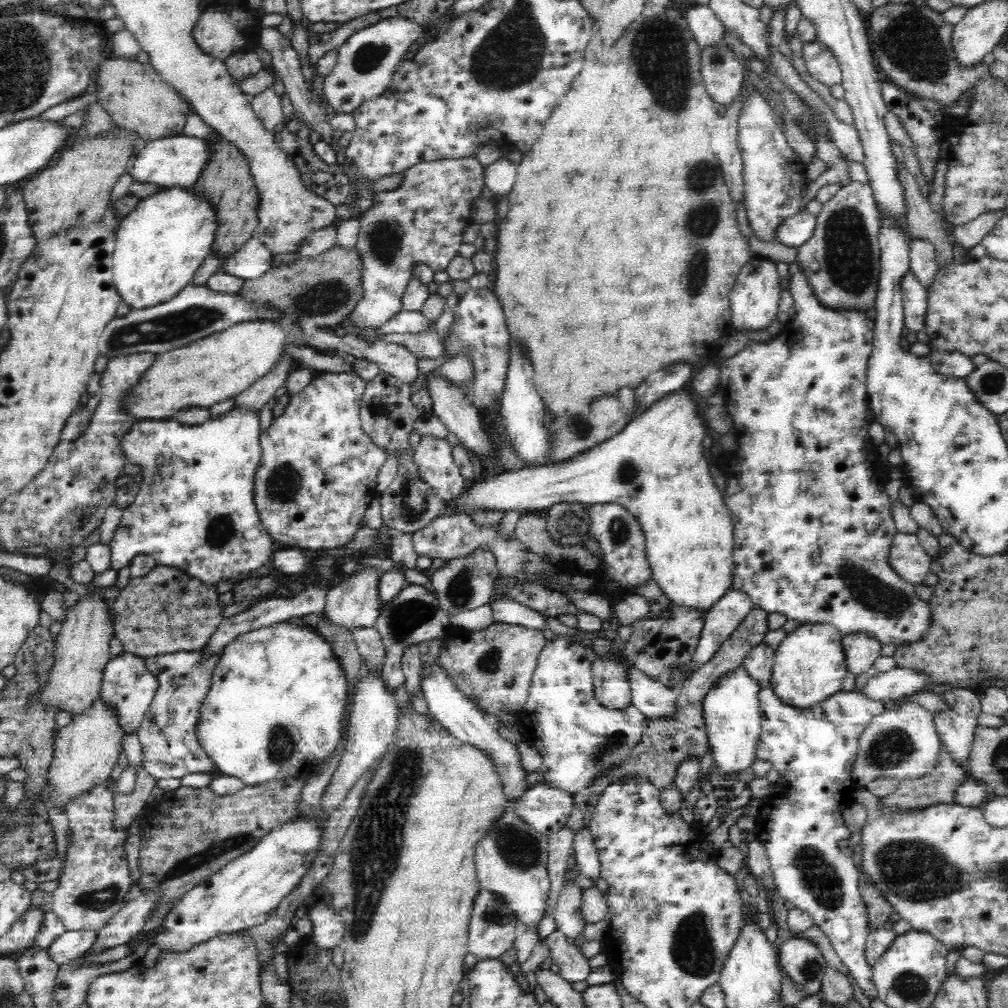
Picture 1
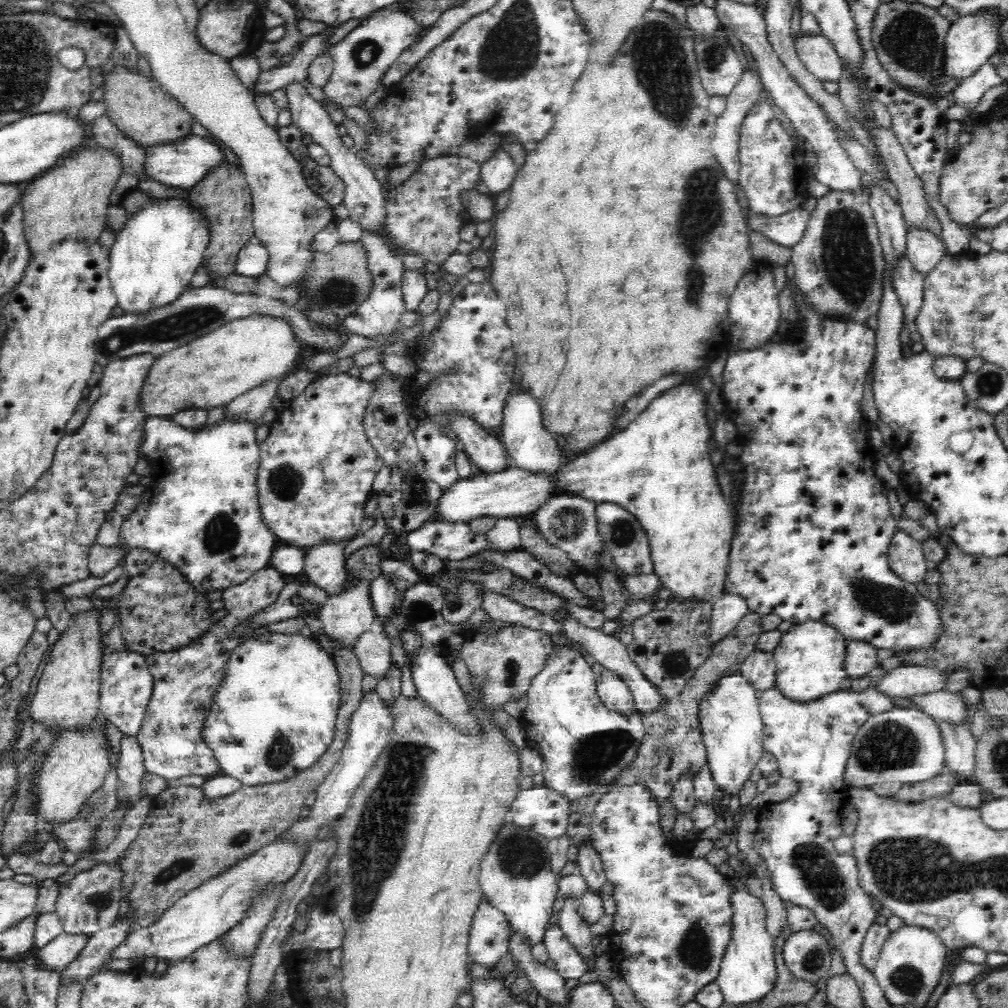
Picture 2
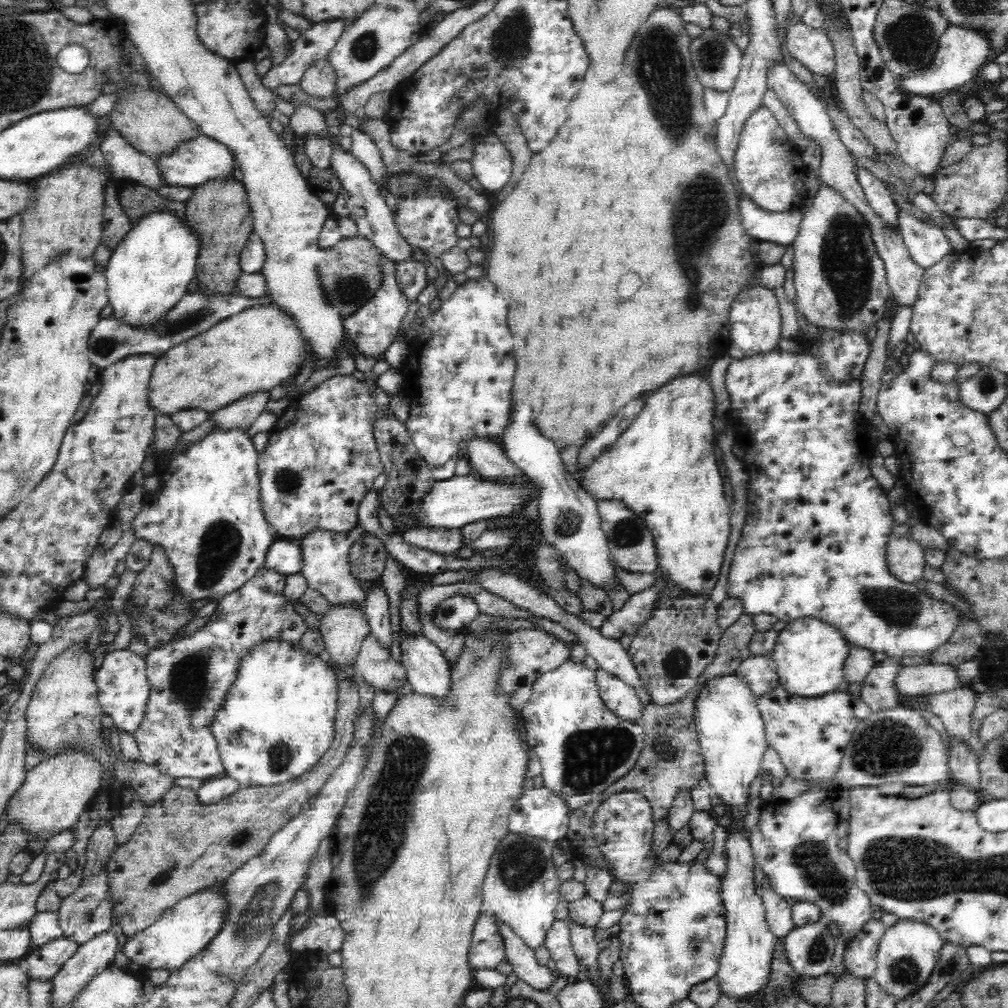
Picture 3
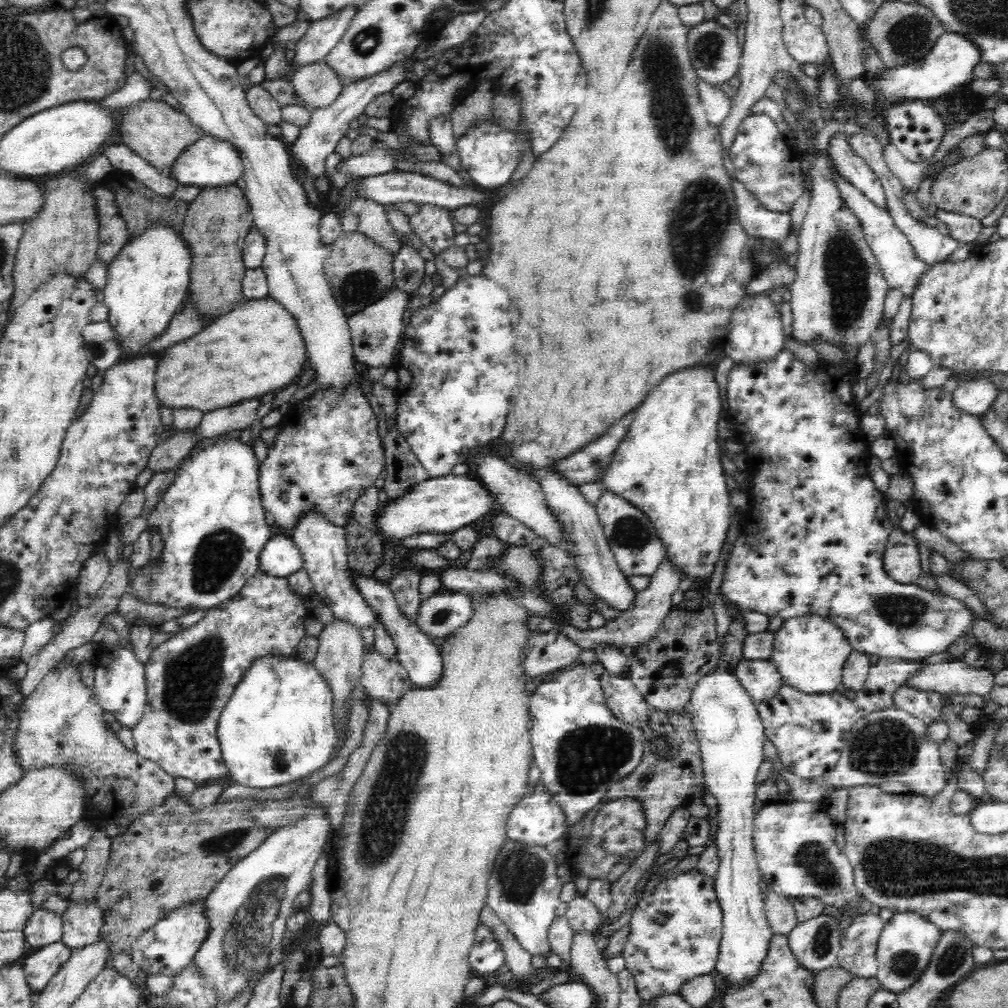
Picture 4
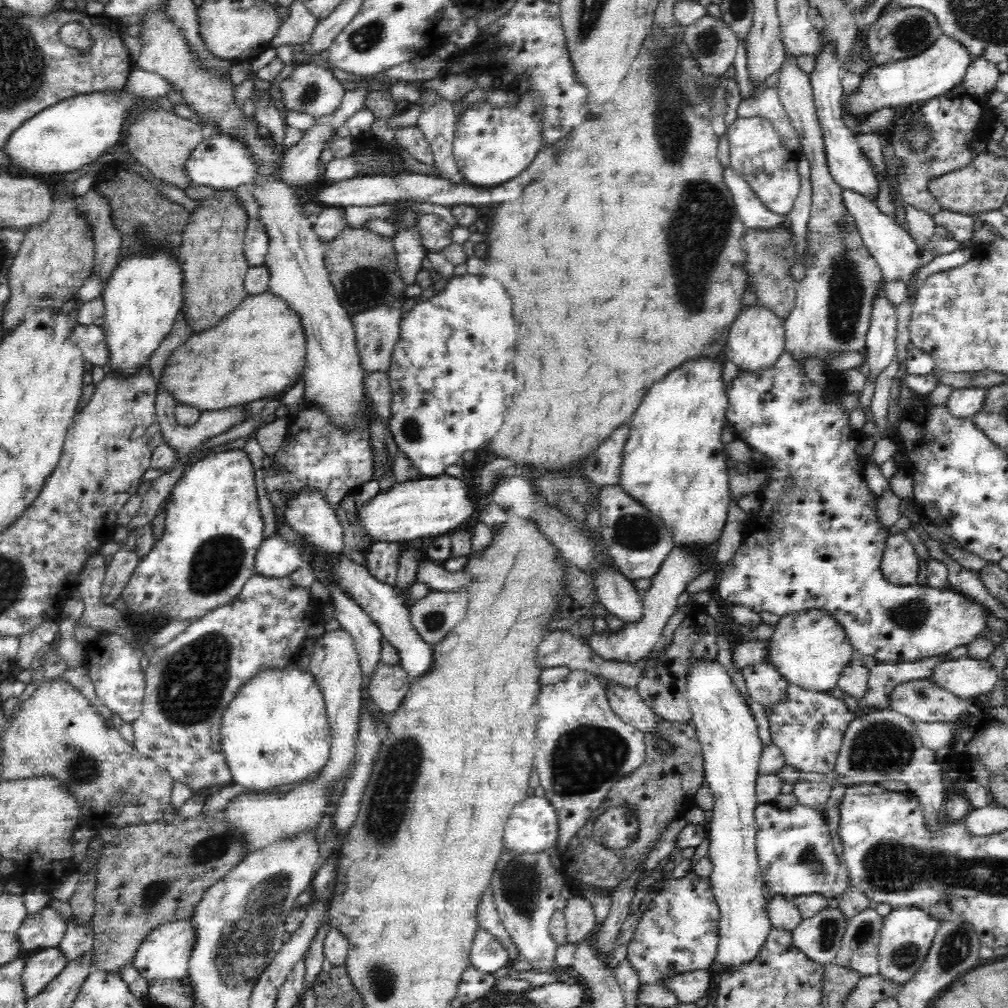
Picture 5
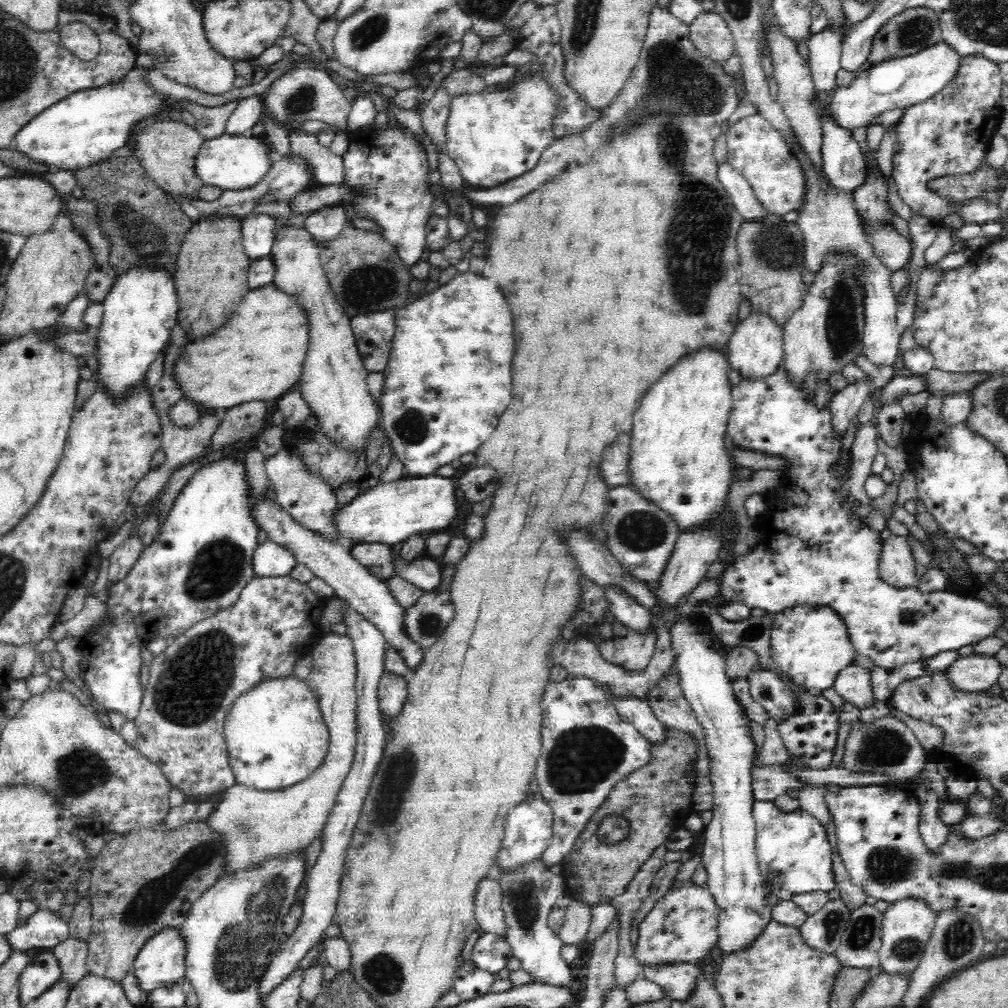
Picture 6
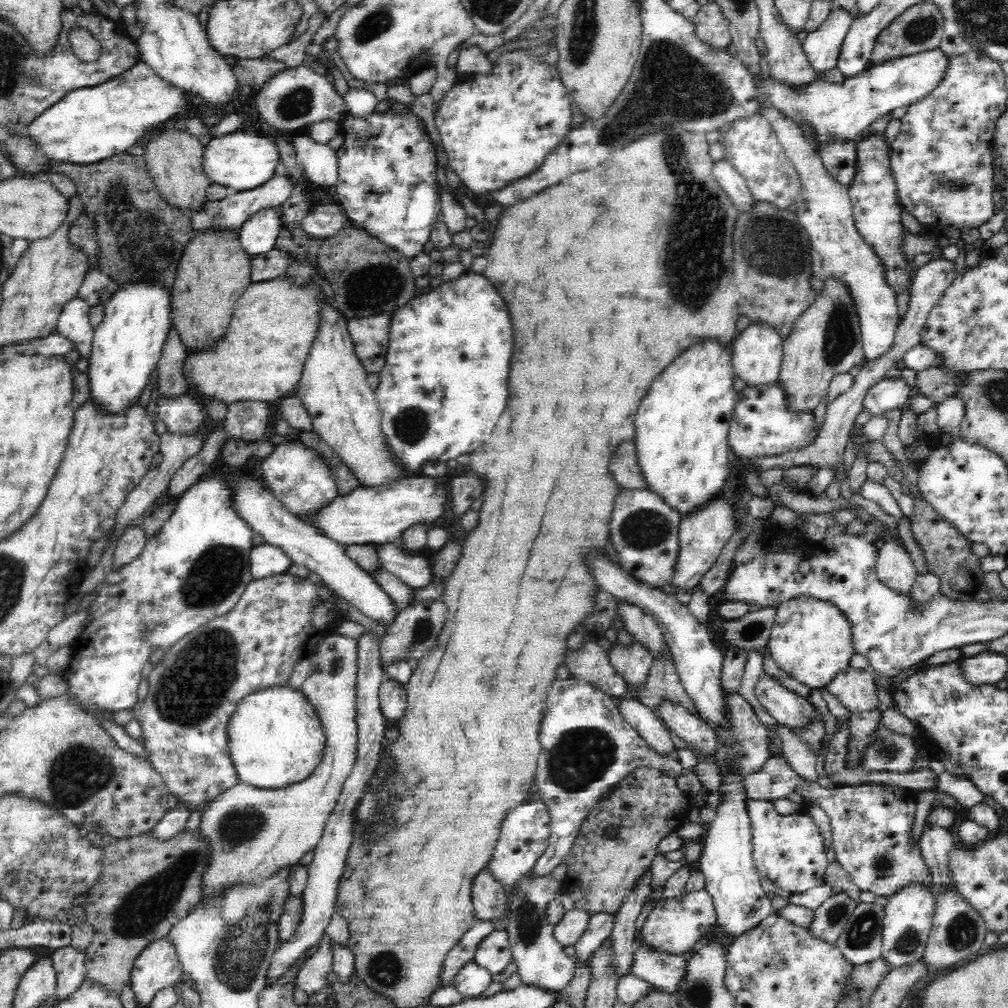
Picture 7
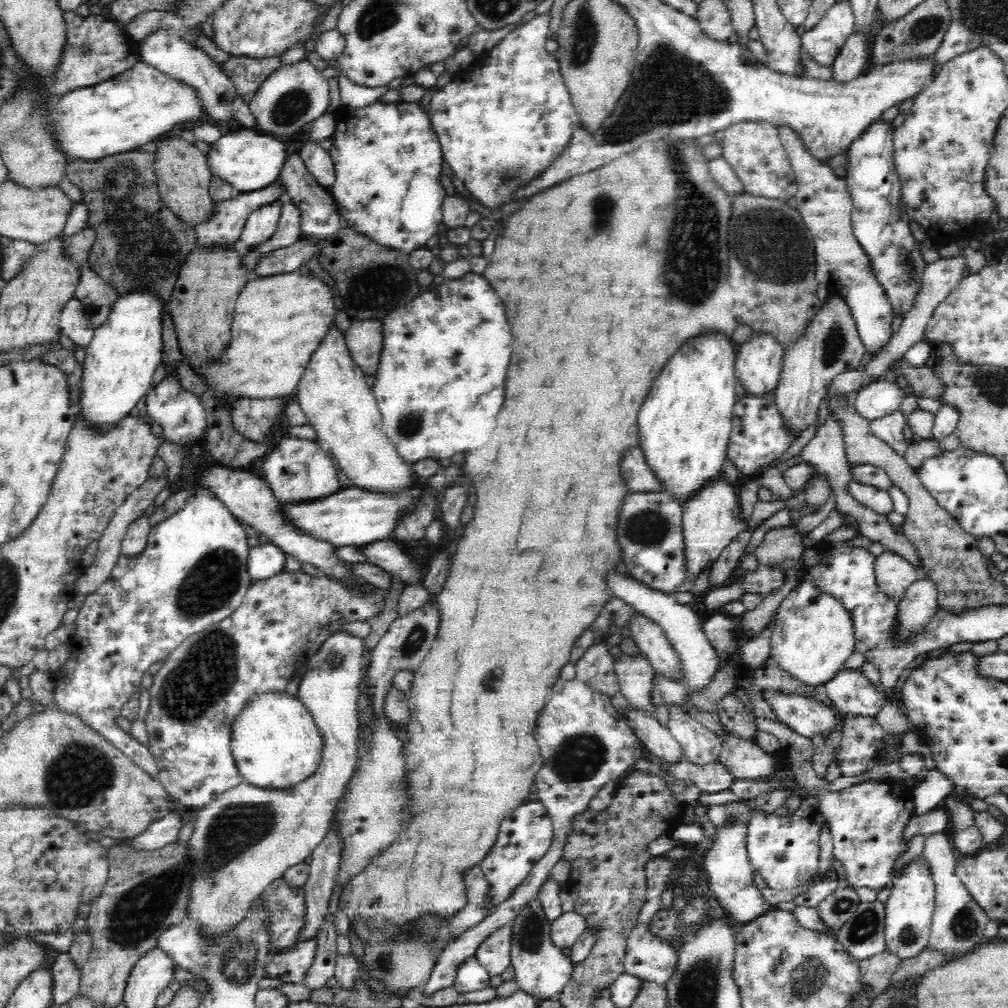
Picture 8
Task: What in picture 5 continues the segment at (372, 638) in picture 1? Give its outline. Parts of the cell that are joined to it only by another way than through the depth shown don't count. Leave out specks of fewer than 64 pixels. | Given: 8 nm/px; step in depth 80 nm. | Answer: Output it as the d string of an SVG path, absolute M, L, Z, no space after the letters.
M378 663L369 682L373 704L381 712L393 714L402 704L411 679L402 666L386 666Z

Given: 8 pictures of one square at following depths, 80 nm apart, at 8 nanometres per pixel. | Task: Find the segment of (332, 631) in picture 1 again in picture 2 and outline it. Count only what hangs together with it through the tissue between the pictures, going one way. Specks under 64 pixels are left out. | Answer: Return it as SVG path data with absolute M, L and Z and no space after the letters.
M330 647L340 677L340 706L332 744L310 768L282 782L241 787L220 800L205 798L201 788L174 782L155 798L138 835L118 858L122 873L120 898L129 905L126 918L131 922L131 931L152 926L180 897L240 861L248 860L249 856L266 848L277 834L284 833L302 818L301 811L308 795L316 792L340 760L350 734L352 715L363 699L361 684L364 674L355 651Z

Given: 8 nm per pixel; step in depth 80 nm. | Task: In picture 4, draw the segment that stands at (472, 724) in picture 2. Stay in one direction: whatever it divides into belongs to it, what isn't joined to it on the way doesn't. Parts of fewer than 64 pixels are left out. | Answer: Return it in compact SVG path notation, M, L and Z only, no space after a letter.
M350 565L348 573L353 577L356 589L360 595L364 596L368 607L374 611L375 619L384 623L384 629L392 637L394 646L397 648L396 659L406 669L412 686L430 688L432 684L436 684L438 678L442 676L442 657L440 657L438 645L430 640L428 635L420 631L414 621L409 620L405 614L399 611L398 601L387 583L376 581L373 577L368 577L365 574L358 574L351 570Z

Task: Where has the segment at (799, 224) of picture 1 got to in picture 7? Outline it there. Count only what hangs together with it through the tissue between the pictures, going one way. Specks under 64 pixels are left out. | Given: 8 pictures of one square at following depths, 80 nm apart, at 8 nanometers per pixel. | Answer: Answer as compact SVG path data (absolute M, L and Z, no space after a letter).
M726 159L714 162L713 177L739 211L748 212L754 206L755 198L746 181Z

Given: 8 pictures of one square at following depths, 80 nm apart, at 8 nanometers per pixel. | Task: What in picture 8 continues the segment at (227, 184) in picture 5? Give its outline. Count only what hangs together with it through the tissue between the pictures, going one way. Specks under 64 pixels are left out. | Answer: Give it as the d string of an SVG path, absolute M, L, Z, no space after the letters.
M245 128L225 133L214 141L207 159L211 174L230 183L234 192L239 194L267 187L278 180L289 154L282 139Z

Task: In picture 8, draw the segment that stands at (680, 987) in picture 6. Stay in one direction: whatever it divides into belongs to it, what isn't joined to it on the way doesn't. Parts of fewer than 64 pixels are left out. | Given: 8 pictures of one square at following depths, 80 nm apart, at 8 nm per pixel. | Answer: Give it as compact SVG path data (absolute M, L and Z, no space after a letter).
M638 923L627 937L625 972L641 980L666 985L676 969L676 949L654 937L650 926Z

